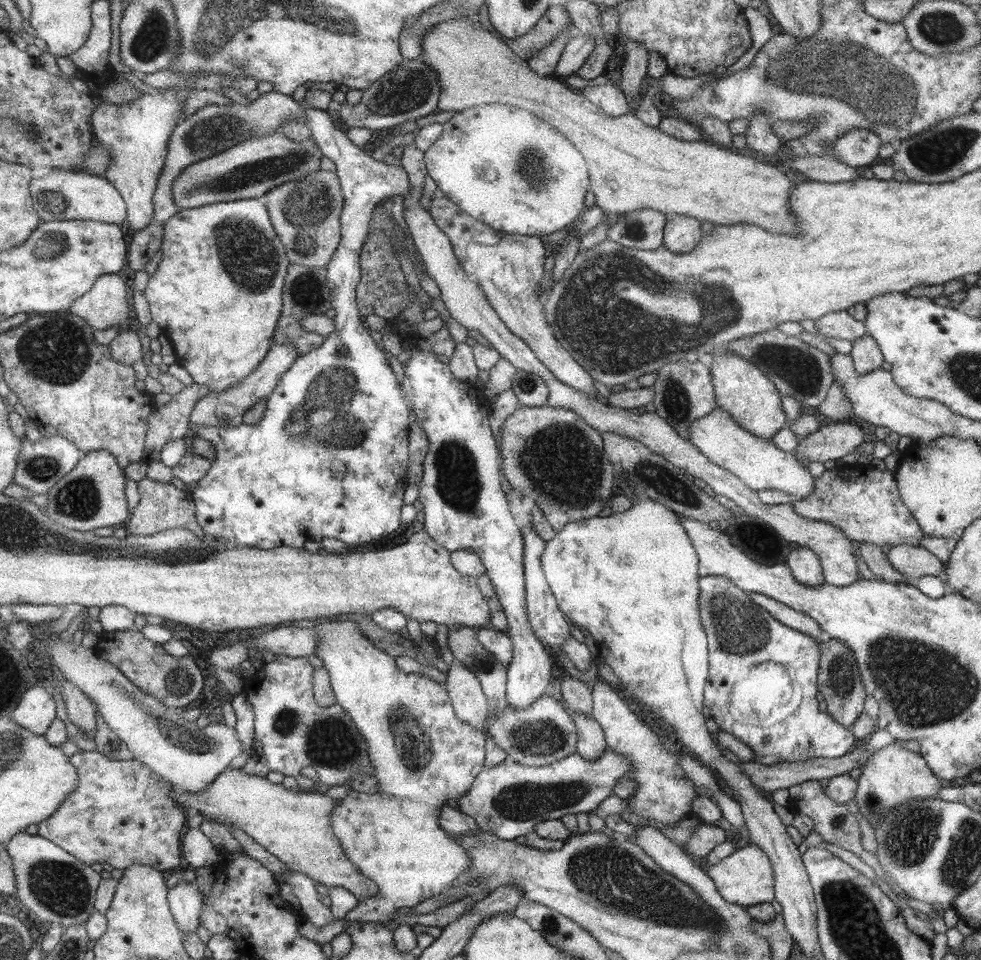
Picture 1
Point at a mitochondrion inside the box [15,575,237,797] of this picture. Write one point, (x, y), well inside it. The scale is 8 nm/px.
(170, 727)

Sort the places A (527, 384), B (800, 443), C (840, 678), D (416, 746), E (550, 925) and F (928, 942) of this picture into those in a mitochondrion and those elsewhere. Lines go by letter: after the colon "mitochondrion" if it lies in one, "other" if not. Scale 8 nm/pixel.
A: mitochondrion
B: other
C: mitochondrion
D: mitochondrion
E: mitochondrion
F: other

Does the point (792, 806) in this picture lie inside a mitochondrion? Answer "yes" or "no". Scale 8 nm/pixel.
no

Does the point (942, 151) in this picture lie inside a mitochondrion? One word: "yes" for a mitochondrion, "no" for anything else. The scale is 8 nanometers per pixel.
yes

